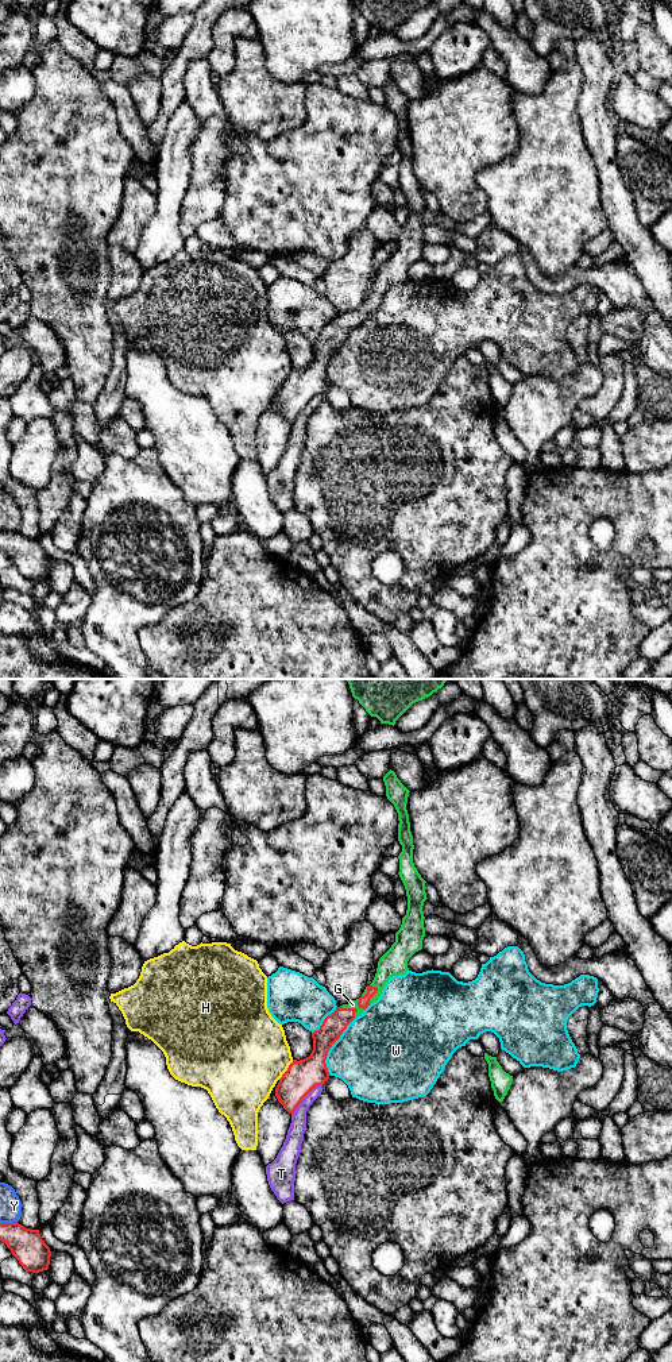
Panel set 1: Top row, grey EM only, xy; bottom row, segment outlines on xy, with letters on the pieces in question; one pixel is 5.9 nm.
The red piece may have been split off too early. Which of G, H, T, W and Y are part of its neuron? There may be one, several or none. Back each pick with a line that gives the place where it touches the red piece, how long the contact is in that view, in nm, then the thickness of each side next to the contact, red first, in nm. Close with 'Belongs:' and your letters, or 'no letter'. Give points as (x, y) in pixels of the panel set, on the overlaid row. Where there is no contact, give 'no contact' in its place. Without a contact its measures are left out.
G: contact xy (352, 1009); length 150 nm; calibres 140 and 50 nm
Belongs: G

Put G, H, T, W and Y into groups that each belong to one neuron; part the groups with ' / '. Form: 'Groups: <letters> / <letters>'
Groups: G / H / T / W / Y

